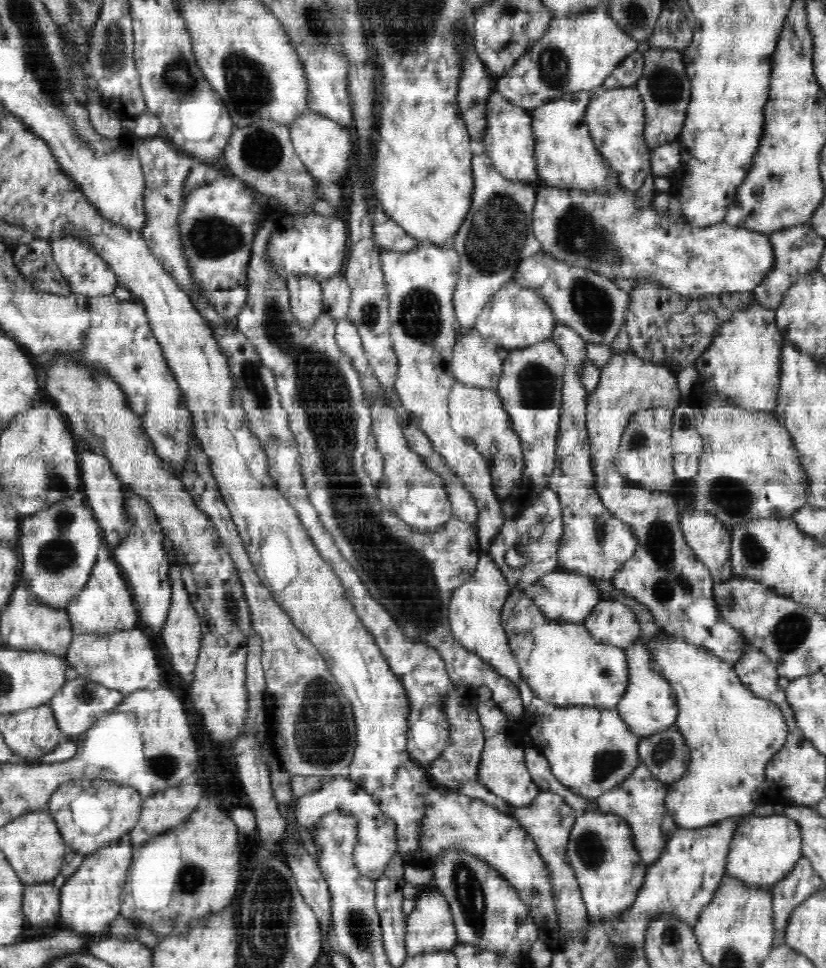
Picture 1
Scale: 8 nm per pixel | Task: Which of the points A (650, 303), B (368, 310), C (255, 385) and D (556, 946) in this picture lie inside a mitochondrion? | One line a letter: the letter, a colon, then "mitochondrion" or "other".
A: other
B: mitochondrion
C: mitochondrion
D: other

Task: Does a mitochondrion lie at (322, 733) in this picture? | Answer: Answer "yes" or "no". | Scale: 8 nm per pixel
yes

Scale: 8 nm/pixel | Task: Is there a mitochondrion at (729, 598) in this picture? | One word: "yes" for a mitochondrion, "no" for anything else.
yes

